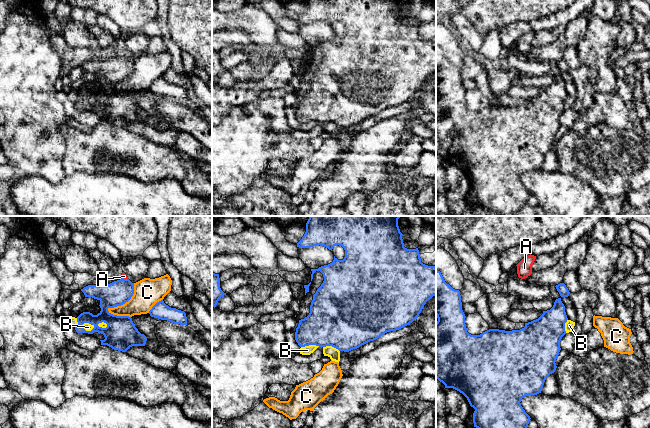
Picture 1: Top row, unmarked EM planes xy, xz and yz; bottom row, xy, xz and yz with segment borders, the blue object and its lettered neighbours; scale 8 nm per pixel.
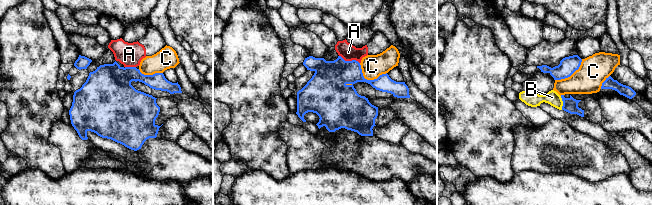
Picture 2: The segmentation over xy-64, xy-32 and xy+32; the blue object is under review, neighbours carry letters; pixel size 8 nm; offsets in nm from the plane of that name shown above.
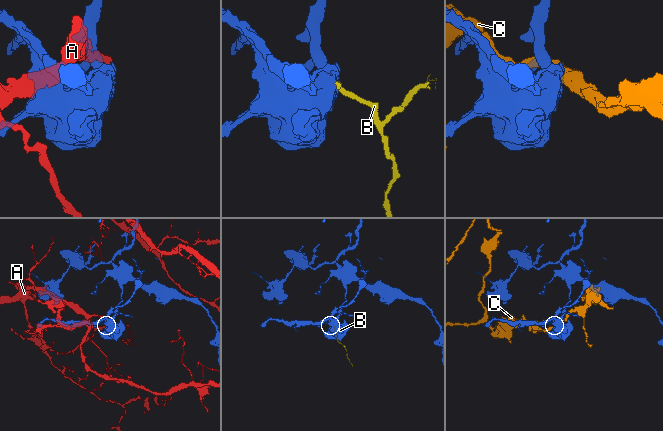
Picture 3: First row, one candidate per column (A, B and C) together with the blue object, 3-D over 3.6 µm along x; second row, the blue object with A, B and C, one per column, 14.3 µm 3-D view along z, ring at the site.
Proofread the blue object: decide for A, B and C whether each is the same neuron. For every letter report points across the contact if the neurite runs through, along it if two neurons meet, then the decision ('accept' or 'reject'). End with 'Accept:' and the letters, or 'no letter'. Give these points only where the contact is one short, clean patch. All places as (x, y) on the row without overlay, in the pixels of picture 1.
A: reject
B: across xy (116, 109), (103, 97), (87, 98), (88, 103) | accept
C: reject
Accept: B

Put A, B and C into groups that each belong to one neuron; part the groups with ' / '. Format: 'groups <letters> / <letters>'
groups A / B / C

